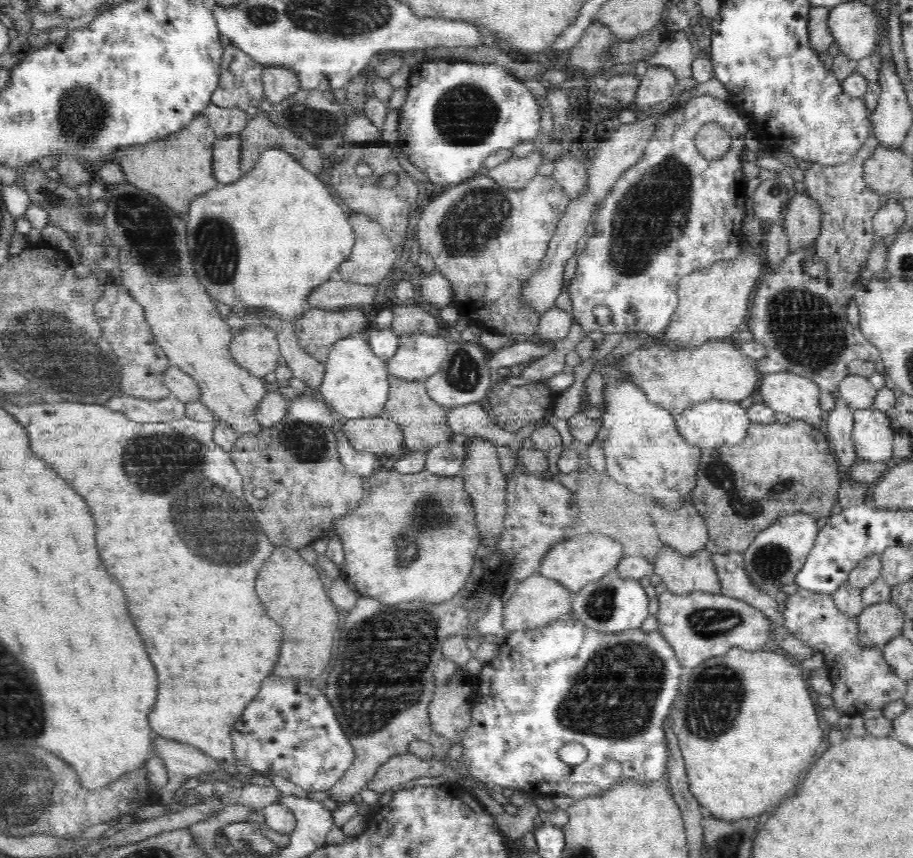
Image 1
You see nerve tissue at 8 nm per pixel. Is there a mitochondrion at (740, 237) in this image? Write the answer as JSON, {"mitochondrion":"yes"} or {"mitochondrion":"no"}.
{"mitochondrion":"no"}

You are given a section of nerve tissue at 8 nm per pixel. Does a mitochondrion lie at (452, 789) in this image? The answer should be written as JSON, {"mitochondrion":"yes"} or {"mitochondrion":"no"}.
{"mitochondrion":"no"}

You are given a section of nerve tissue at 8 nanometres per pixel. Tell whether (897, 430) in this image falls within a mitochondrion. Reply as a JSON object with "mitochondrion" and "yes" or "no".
{"mitochondrion":"no"}

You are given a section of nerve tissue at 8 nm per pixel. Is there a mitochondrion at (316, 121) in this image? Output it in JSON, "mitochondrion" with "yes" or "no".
{"mitochondrion":"yes"}

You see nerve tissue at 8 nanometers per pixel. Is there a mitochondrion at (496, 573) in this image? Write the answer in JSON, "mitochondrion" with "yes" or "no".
{"mitochondrion":"no"}

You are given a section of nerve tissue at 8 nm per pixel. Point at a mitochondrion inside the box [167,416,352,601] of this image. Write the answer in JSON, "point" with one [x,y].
{"point":[305,441]}

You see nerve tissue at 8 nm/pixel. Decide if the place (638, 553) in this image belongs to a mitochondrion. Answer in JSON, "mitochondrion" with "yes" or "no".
{"mitochondrion":"no"}

